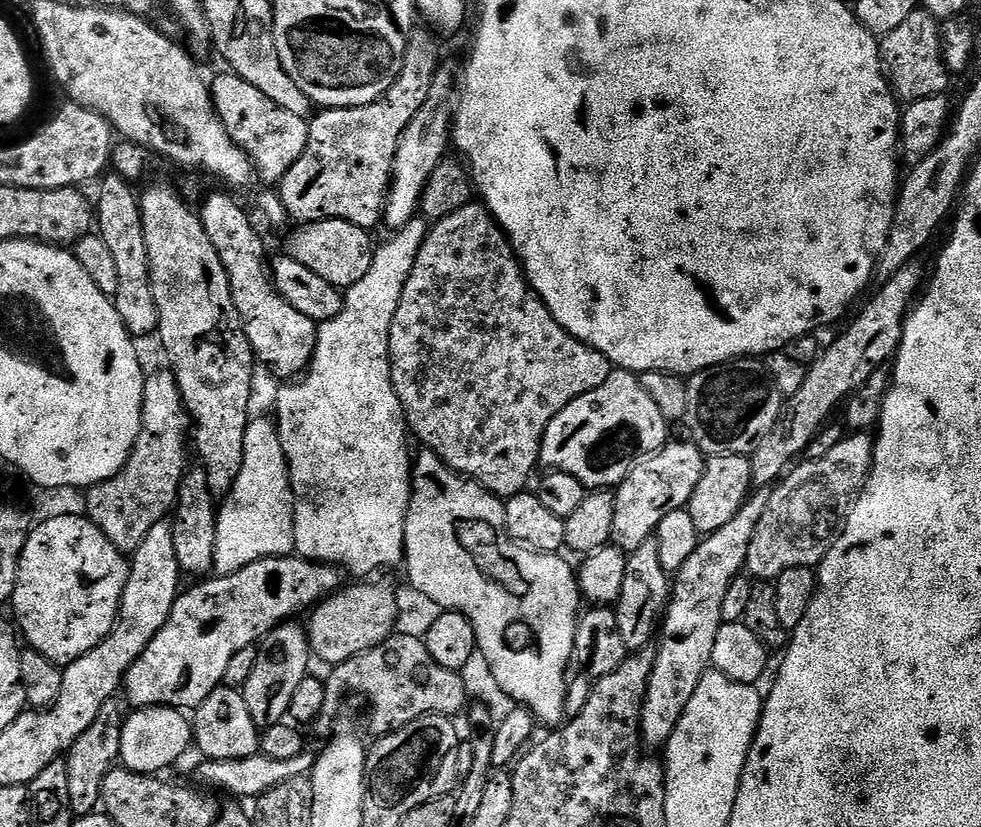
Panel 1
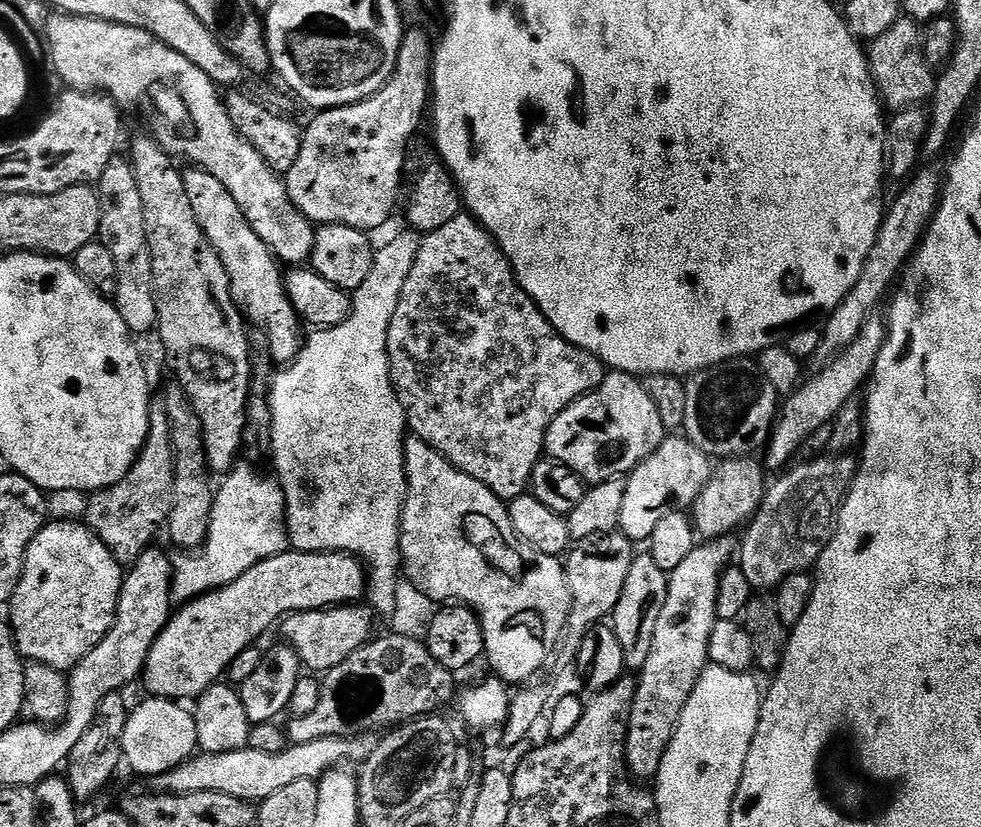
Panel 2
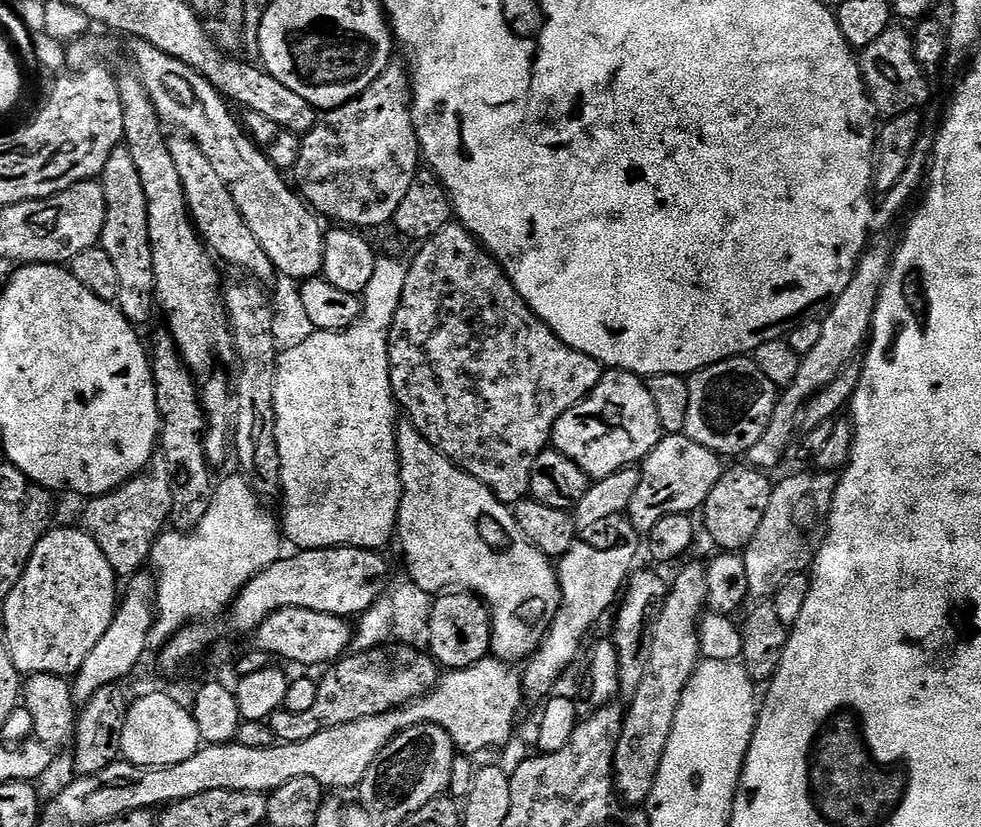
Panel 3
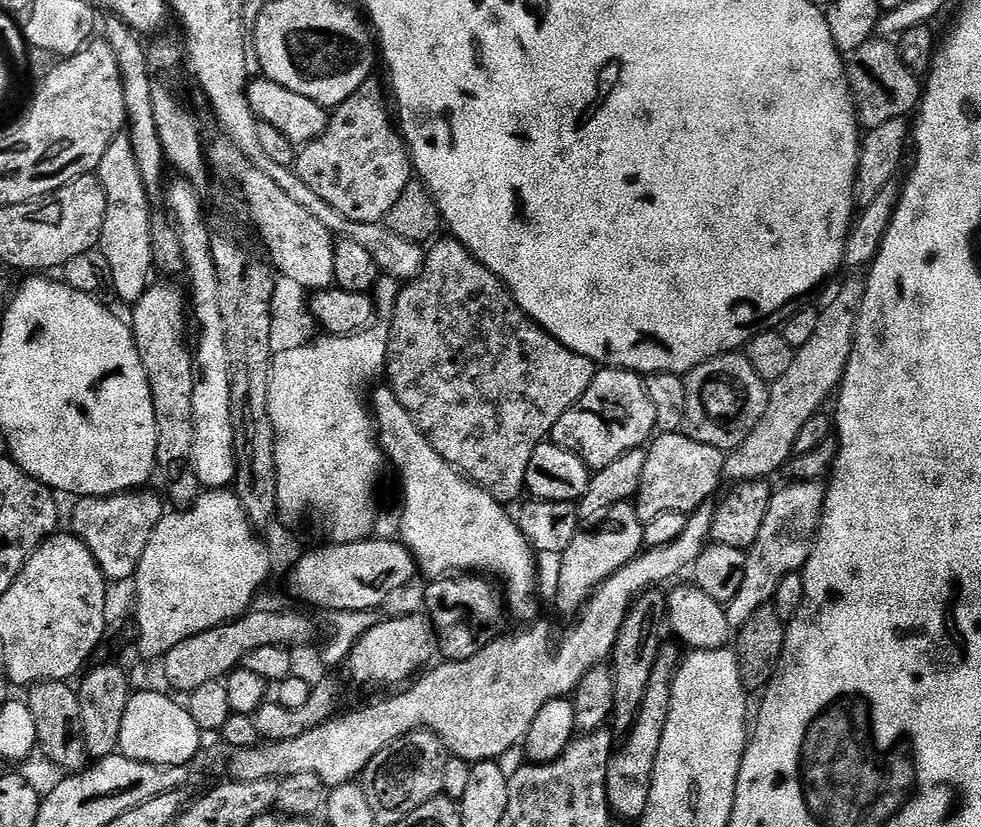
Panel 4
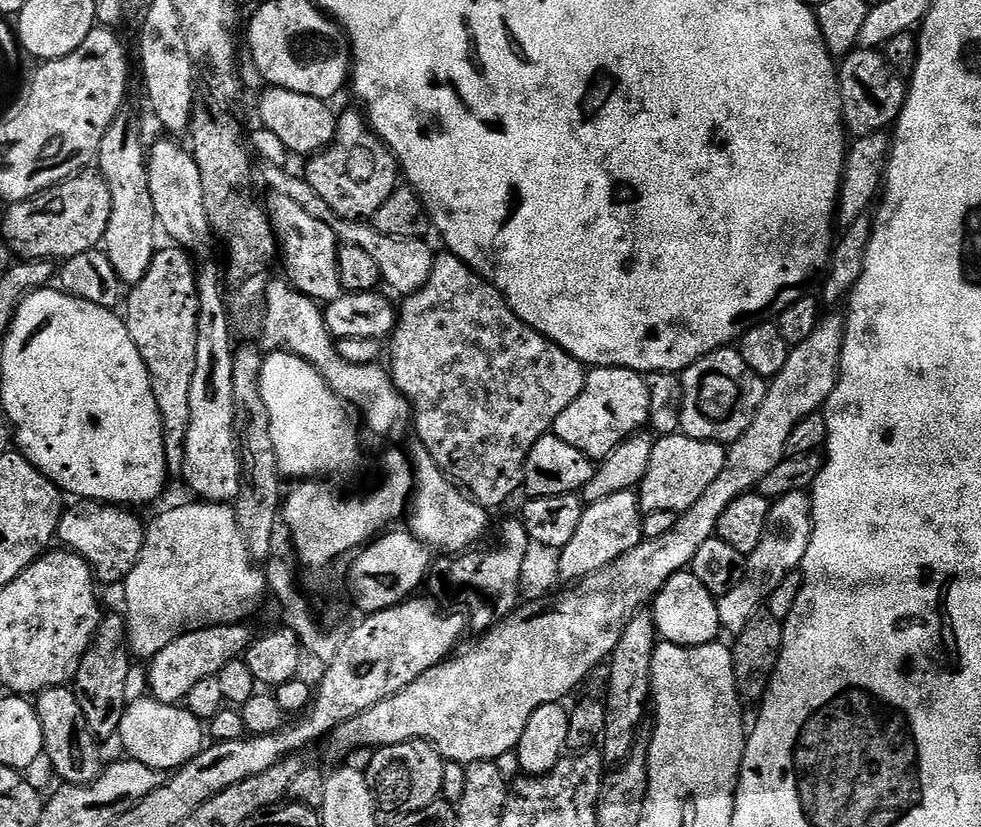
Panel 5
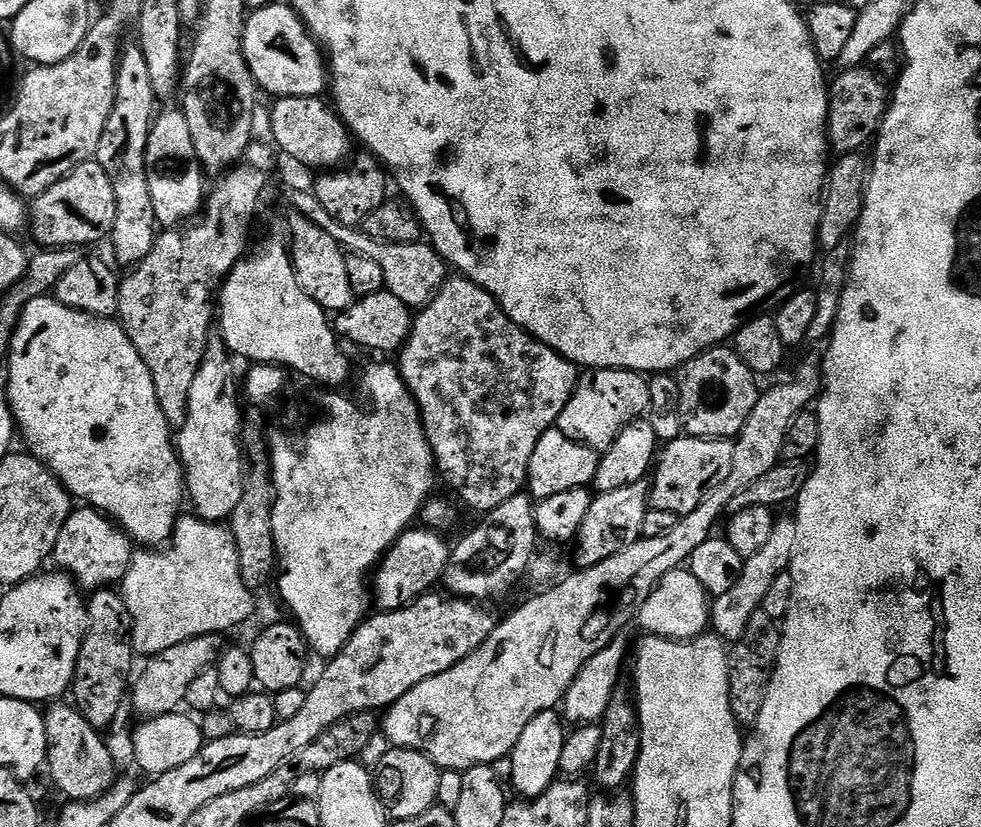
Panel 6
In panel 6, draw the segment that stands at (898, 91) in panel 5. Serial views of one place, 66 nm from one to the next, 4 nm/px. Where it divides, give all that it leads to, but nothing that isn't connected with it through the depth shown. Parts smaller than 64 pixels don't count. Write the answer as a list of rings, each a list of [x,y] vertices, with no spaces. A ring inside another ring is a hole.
[[[848,66],[843,69],[844,73],[830,84],[828,94],[828,142],[833,153],[836,154],[856,154],[861,151],[860,147],[864,143],[871,141],[875,137],[877,129],[880,128],[881,121],[884,120],[884,111],[890,103],[890,88],[881,77],[877,76],[871,68],[867,66]]]

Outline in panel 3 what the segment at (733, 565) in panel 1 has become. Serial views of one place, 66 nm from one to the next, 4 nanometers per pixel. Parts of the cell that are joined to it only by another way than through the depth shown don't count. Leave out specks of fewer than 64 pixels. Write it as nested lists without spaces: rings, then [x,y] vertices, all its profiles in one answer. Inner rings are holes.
[[[688,564],[673,579],[664,608],[660,611],[658,622],[652,631],[652,641],[648,643],[648,672],[644,673],[637,693],[632,696],[624,713],[622,734],[618,738],[618,746],[614,754],[612,779],[616,782],[616,794],[629,806],[647,805],[650,790],[654,790],[654,782],[658,778],[658,766],[662,766],[662,754],[666,750],[666,742],[670,738],[670,730],[674,726],[674,714],[678,714],[678,702],[682,698],[682,690],[692,676],[700,655],[700,634],[698,624],[707,602],[707,578],[705,569],[696,564]]]

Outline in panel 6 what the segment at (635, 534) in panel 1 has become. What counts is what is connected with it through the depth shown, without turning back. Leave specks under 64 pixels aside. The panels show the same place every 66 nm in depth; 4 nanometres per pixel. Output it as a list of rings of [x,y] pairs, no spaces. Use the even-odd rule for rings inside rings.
[[[681,435],[679,440],[667,441],[659,449],[658,459],[654,465],[654,471],[650,476],[650,504],[658,510],[670,510],[670,514],[682,517],[690,514],[702,502],[702,498],[708,495],[713,485],[726,482],[730,474],[730,466],[734,466],[733,441],[726,440],[703,440],[697,436]]]

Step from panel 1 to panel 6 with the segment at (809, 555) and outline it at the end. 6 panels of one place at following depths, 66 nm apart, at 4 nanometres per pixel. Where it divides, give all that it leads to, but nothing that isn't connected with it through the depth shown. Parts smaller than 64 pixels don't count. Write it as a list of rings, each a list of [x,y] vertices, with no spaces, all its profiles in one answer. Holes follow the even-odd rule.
[[[777,519],[774,534],[770,534],[766,546],[762,546],[762,550],[758,550],[758,554],[745,559],[744,569],[733,588],[711,601],[710,628],[721,641],[735,642],[743,638],[752,615],[763,609],[766,593],[769,592],[770,586],[774,586],[774,578],[778,578],[791,569],[794,550],[797,546],[798,530],[795,519]]]

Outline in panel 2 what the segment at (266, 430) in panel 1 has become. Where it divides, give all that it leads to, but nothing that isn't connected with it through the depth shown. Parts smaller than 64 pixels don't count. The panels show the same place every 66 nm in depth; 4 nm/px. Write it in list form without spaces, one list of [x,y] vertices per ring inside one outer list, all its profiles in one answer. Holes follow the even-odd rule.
[[[237,467],[219,481],[215,489],[210,530],[203,548],[185,551],[171,557],[172,598],[187,602],[205,592],[234,582],[250,566],[258,566],[266,558],[289,551],[288,525],[284,515],[284,491],[279,479],[260,477],[252,468]]]

